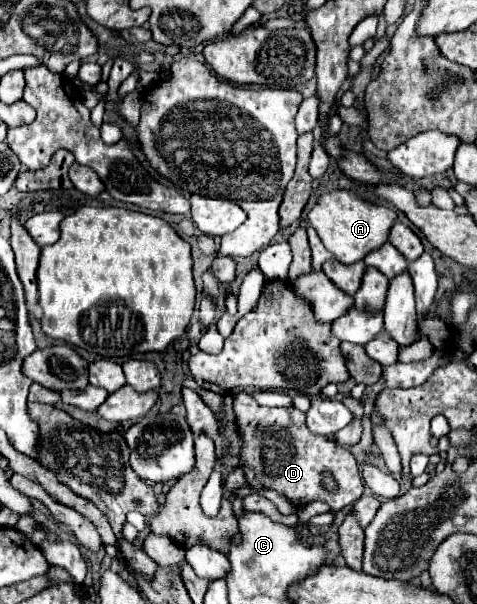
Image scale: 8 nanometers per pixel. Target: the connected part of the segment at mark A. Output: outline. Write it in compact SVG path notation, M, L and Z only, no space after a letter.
M335 190L323 194L307 218L309 226L315 228L321 242L335 256L335 260L343 264L353 264L387 242L389 230L397 220L397 212L393 208L381 208L379 204L367 202L353 190Z

